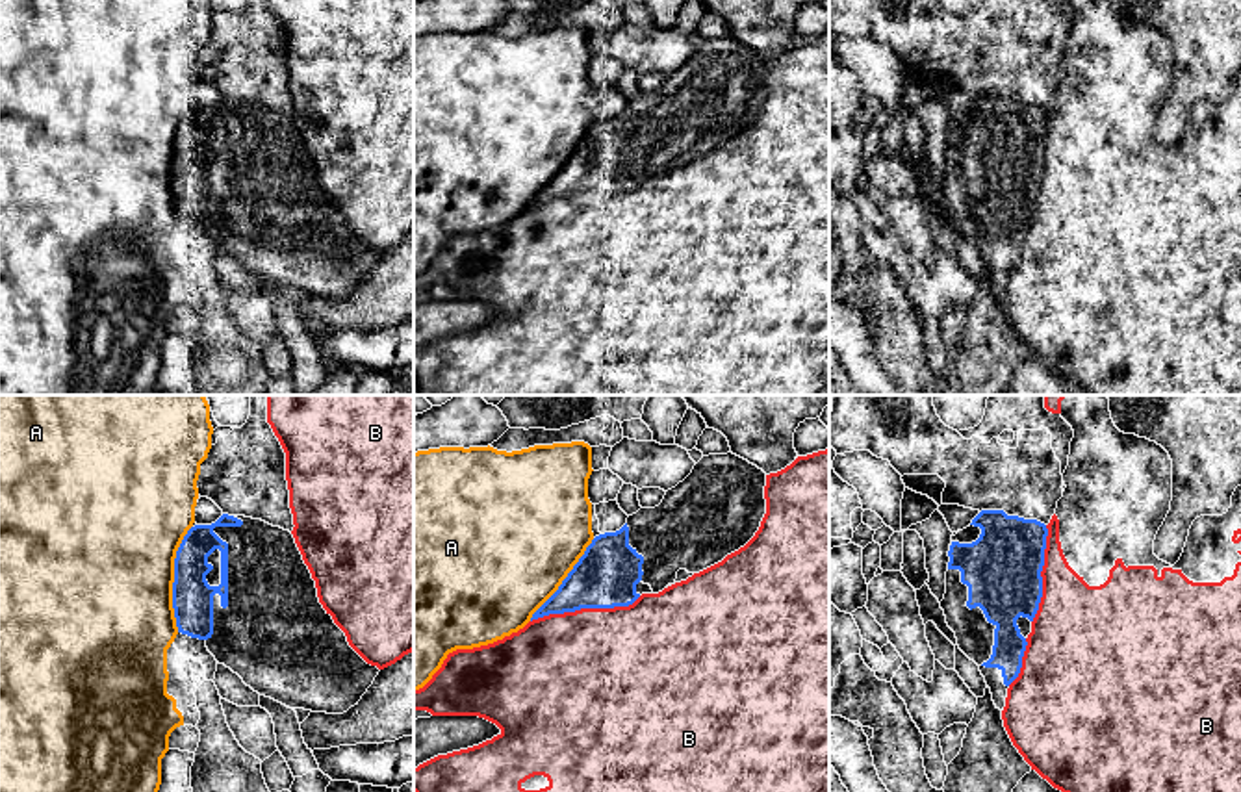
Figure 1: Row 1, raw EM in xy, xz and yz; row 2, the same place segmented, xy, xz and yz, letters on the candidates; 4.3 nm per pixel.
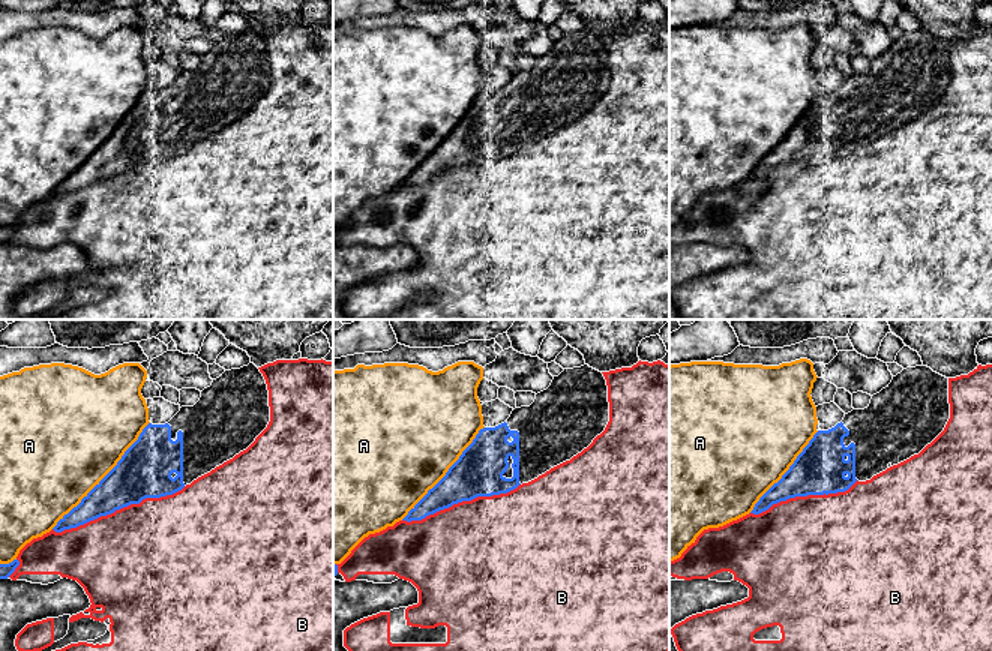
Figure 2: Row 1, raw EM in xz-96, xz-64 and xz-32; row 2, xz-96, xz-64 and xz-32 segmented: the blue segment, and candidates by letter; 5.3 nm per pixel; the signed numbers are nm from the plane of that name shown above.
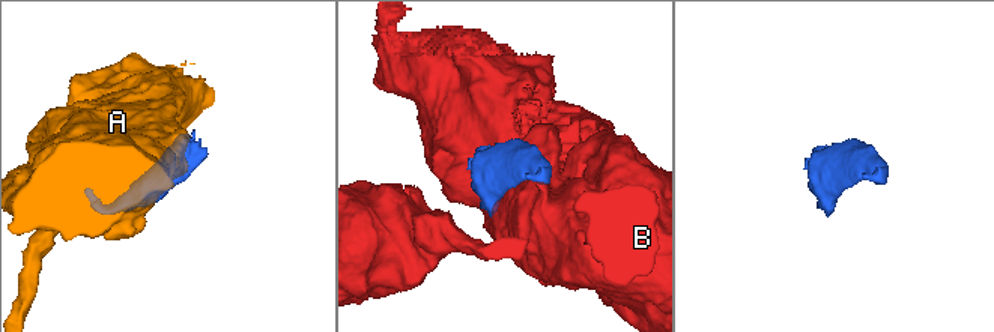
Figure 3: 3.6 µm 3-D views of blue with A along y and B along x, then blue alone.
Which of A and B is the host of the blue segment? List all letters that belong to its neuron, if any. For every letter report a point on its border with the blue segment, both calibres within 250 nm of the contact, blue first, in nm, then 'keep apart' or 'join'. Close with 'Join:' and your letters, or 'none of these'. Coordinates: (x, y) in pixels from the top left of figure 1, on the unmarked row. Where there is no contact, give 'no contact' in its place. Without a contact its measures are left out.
A: meets blue in xy at (175, 164); 180 nm thick on the blue side, 480 nm on the other; keep apart
B: meets blue in xz at (585, 191); 280 nm thick on the blue side, 480 nm on the other; keep apart
Join: none of these

